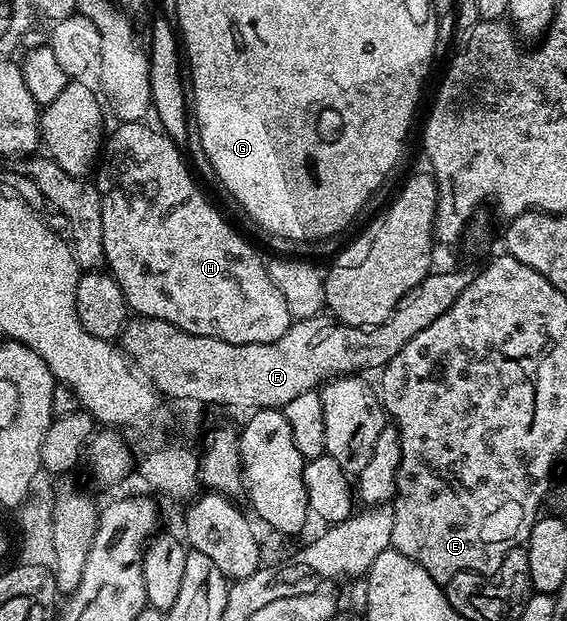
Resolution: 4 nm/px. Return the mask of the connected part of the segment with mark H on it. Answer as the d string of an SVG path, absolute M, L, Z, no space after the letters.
M145 121L140 122L118 122L115 130L109 131L104 142L104 153L96 166L96 185L98 195L102 197L102 219L104 228L104 256L108 273L114 277L116 284L126 297L126 305L135 315L144 317L158 317L167 321L168 324L179 326L184 332L194 333L196 336L218 337L230 344L268 344L269 341L279 340L292 323L288 304L284 304L284 296L280 296L276 284L268 280L266 262L261 258L228 223L222 219L222 214L206 199L206 194L194 183L186 162L182 159L183 151L174 143L167 134L160 131L153 131Z

